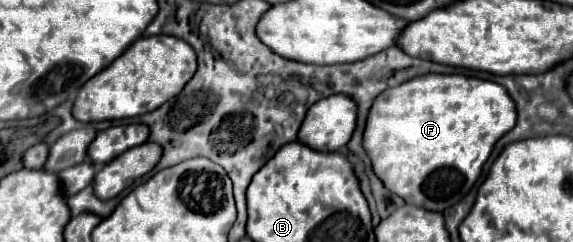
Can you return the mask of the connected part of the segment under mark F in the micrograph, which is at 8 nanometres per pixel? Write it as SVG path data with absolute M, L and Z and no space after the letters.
M428 73L374 99L362 147L388 191L402 197L406 205L442 213L470 191L494 143L514 125L516 107L502 85L464 75Z

